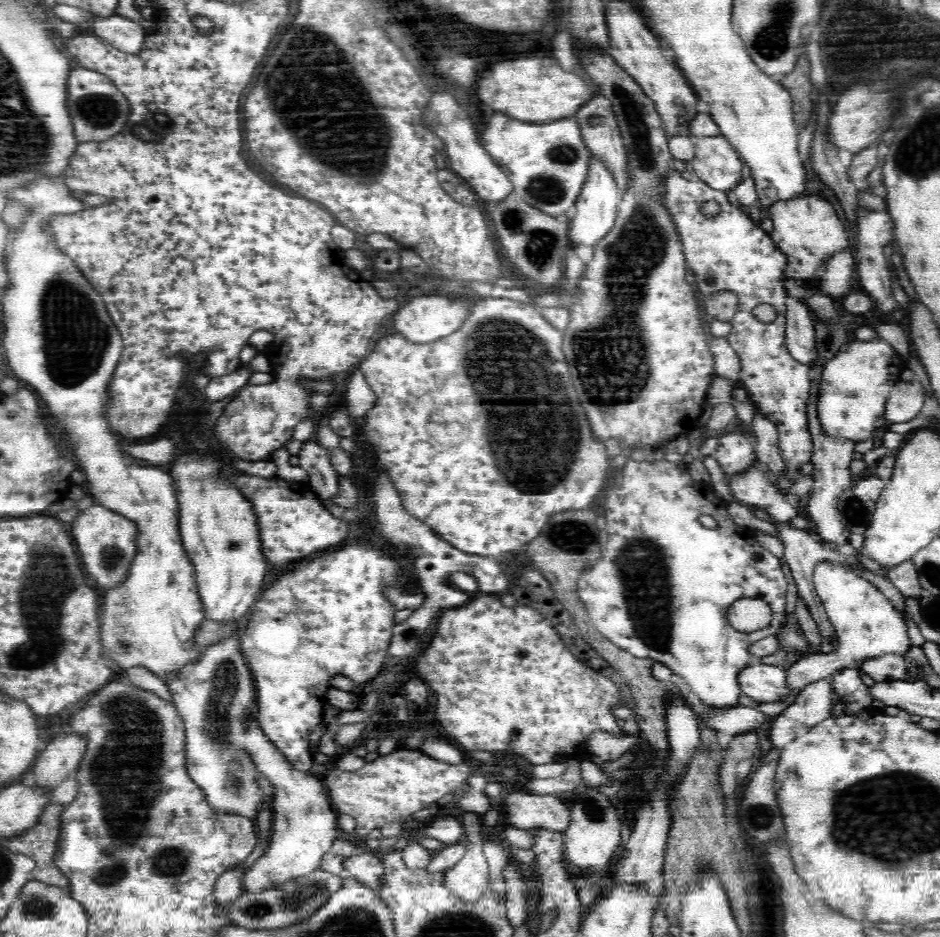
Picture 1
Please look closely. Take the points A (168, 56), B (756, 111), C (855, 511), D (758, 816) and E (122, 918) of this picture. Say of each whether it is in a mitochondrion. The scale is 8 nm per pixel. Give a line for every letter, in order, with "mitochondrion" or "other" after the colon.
A: other
B: other
C: mitochondrion
D: mitochondrion
E: other

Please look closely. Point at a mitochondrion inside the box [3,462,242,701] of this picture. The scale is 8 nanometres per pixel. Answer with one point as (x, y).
(45, 599)

